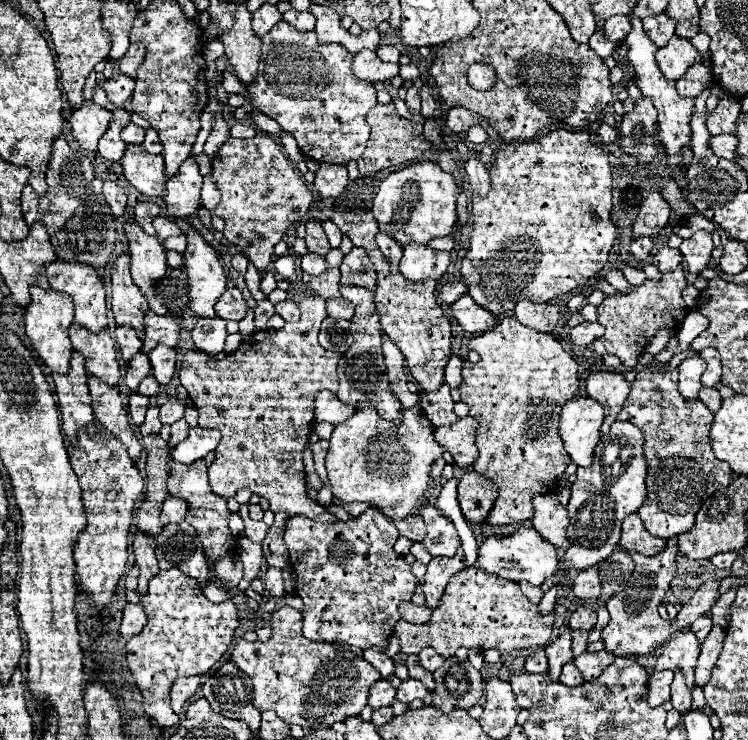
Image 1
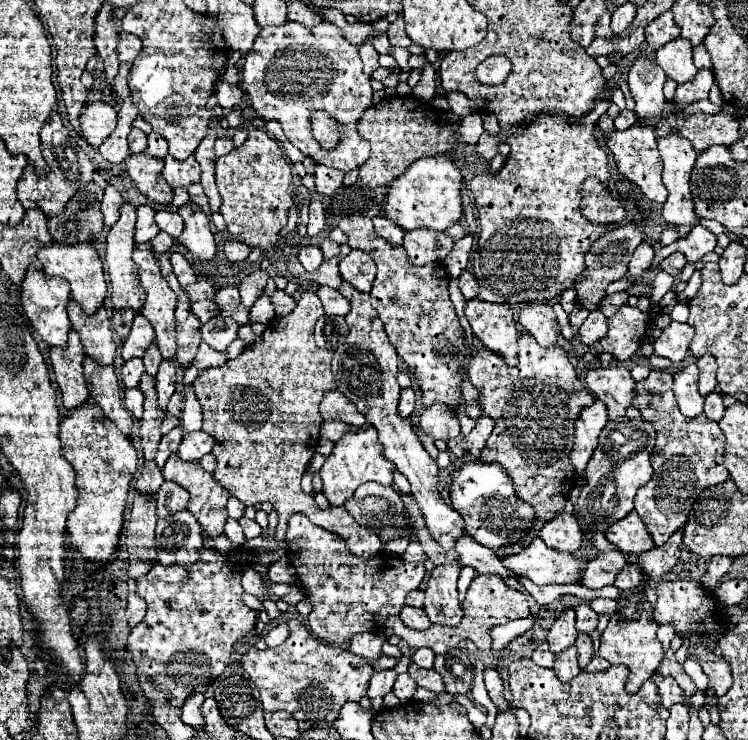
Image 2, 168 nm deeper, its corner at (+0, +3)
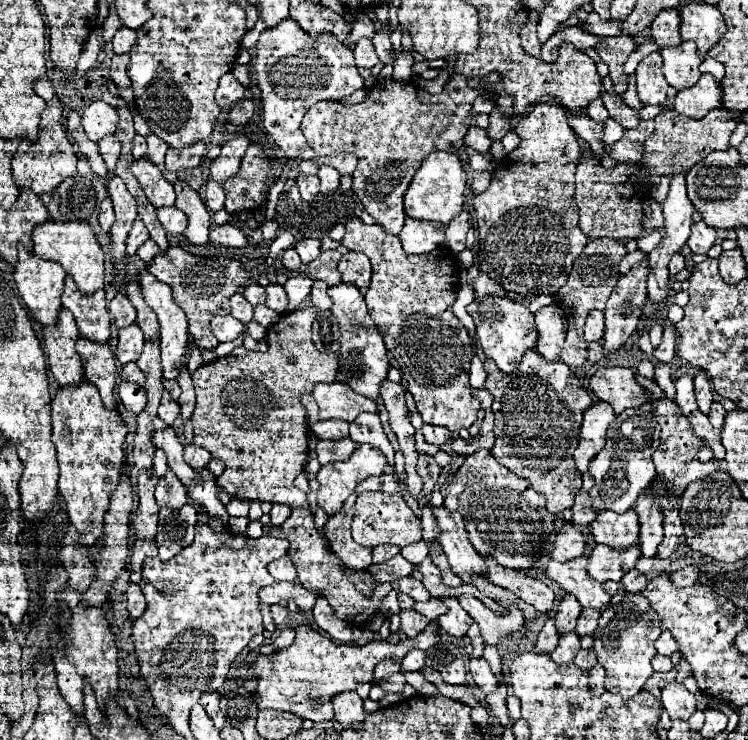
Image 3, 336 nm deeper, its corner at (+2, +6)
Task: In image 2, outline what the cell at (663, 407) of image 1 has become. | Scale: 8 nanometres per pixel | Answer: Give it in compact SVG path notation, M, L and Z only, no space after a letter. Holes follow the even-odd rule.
M652 370L646 380L636 382L634 406L642 412L642 418L656 428L656 446L652 450L652 480L636 494L636 512L646 524L648 534L656 546L662 546L672 532L684 528L692 504L700 492L712 484L720 484L728 478L724 468L726 438L720 426L708 420L704 414L698 418L686 418L672 394L672 374L668 370Z

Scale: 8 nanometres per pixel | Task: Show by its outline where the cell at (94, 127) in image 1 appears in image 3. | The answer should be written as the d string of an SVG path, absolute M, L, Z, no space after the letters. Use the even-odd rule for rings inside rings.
M94 101L82 111L82 127L90 141L100 141L106 135L112 135L116 131L118 115L116 109L106 105L104 101Z

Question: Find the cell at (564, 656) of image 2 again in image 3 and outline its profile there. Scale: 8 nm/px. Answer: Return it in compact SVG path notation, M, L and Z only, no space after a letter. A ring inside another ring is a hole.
M566 633L560 637L558 647L550 657L556 665L570 665L578 649L580 649L580 637L576 633Z

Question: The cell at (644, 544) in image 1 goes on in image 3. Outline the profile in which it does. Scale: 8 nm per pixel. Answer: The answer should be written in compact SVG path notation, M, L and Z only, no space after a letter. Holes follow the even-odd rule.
M628 509L626 513L618 515L618 513L598 513L598 519L592 523L592 535L596 543L608 545L612 549L630 549L630 545L638 545L638 515L634 509Z

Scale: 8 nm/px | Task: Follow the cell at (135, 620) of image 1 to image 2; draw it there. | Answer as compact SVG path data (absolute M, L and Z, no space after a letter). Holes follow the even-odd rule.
M130 594L128 596L128 608L126 608L126 618L130 626L136 626L144 620L146 614L146 602L144 598L140 598L138 594Z

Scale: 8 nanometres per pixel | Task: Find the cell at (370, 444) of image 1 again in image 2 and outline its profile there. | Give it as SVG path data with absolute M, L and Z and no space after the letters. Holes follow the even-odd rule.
M364 426L362 430L348 432L342 440L338 440L332 454L326 458L324 466L320 468L322 494L328 498L330 506L342 506L346 500L352 498L354 490L368 480L376 480L384 486L390 486L392 474L394 474L394 464L386 460L382 454L382 446L378 444L376 438L376 428Z

